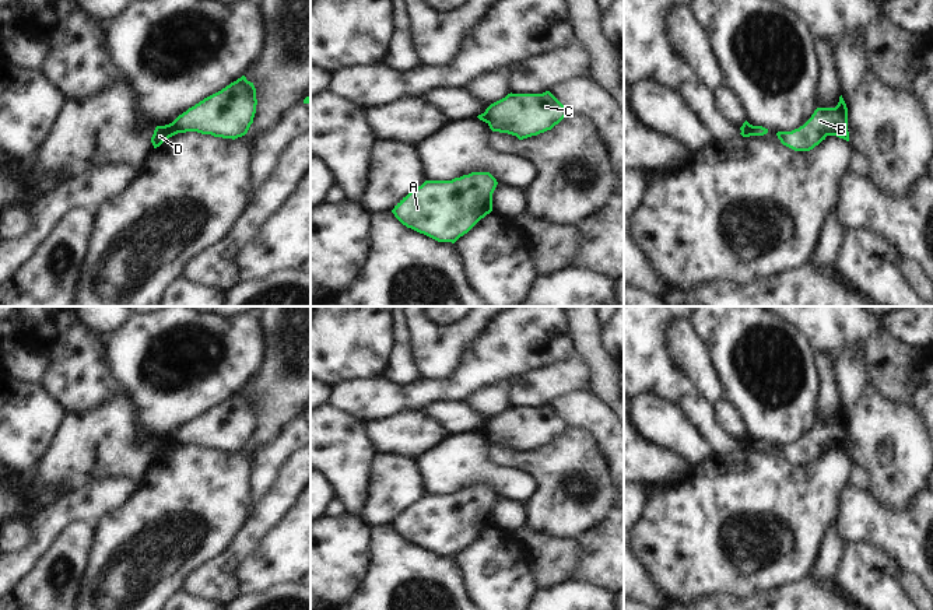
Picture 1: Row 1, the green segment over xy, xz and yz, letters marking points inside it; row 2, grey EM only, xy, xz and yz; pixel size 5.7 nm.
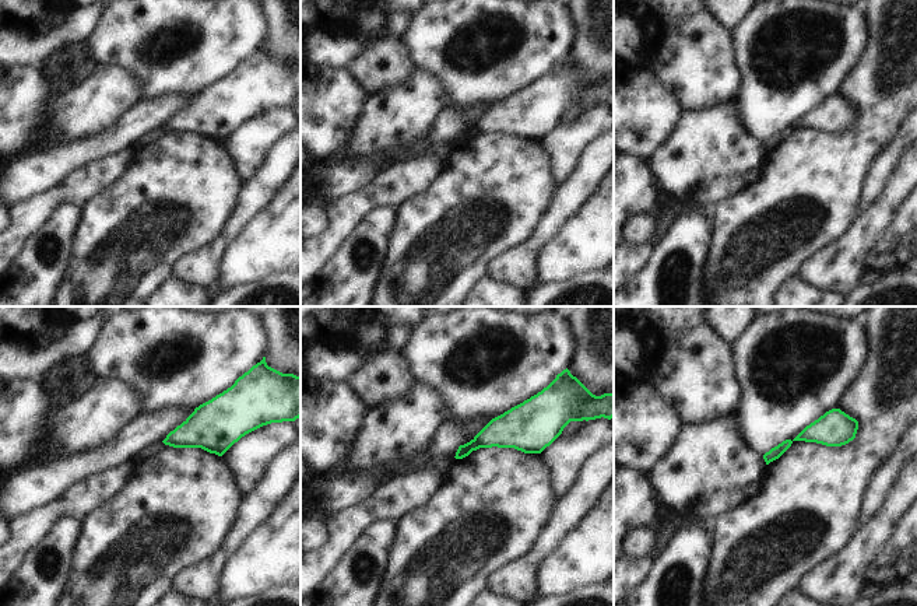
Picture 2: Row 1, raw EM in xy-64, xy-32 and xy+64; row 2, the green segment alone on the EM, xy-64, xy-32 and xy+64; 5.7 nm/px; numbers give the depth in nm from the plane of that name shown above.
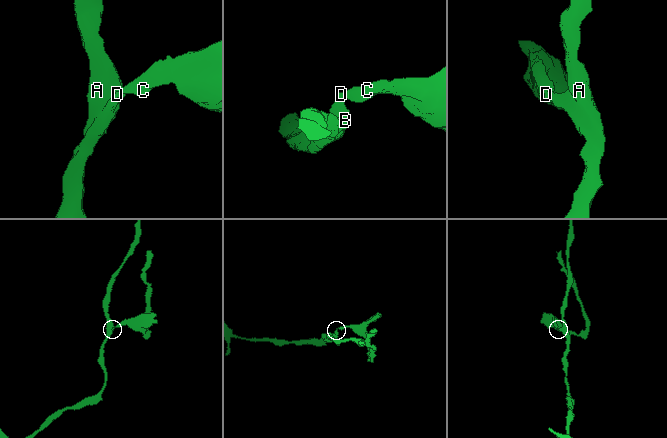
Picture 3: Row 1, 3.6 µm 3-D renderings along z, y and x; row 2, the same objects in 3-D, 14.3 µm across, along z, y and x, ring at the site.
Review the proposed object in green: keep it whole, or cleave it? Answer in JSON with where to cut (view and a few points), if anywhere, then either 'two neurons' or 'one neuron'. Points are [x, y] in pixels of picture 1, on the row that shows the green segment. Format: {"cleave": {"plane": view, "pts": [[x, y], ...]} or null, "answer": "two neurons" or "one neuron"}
{"cleave": {"plane": "xy", "pts": [[169, 123], [179, 132]]}, "answer": "two neurons"}

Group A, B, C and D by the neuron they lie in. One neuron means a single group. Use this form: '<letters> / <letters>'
A B D / C

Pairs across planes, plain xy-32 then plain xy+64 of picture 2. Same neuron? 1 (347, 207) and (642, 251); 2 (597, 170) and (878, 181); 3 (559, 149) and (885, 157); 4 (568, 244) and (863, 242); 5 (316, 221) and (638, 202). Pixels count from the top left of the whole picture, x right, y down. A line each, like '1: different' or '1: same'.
1: same
2: different
3: same
4: different
5: different

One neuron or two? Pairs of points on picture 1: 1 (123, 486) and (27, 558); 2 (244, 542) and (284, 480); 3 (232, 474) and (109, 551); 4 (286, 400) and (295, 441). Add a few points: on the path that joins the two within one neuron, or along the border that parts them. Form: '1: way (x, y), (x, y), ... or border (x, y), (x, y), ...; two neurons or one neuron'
1: way (98, 498), (87, 505), (72, 508), (45, 533); one neuron
2: way (256, 526), (281, 495); one neuron
3: way (202, 495), (140, 551); one neuron
4: border (295, 417), (266, 442); two neurons

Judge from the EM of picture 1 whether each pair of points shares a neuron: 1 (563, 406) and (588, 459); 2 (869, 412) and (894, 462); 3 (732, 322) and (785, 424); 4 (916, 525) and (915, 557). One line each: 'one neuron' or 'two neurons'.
1: two neurons
2: one neuron
3: one neuron
4: one neuron

